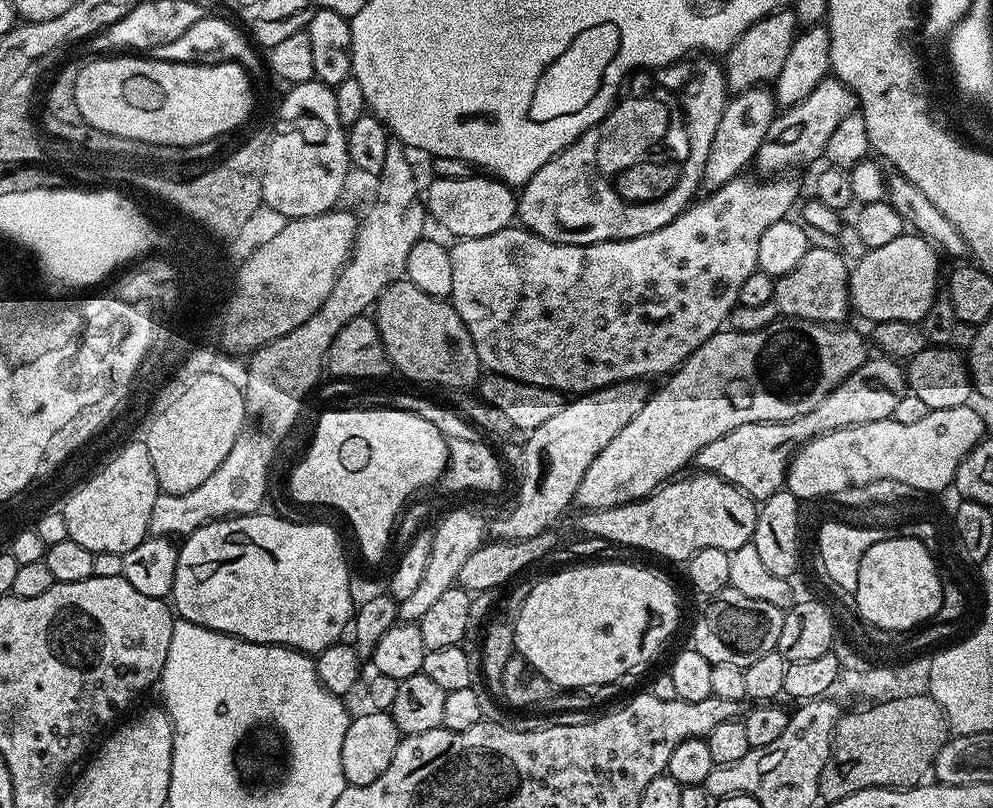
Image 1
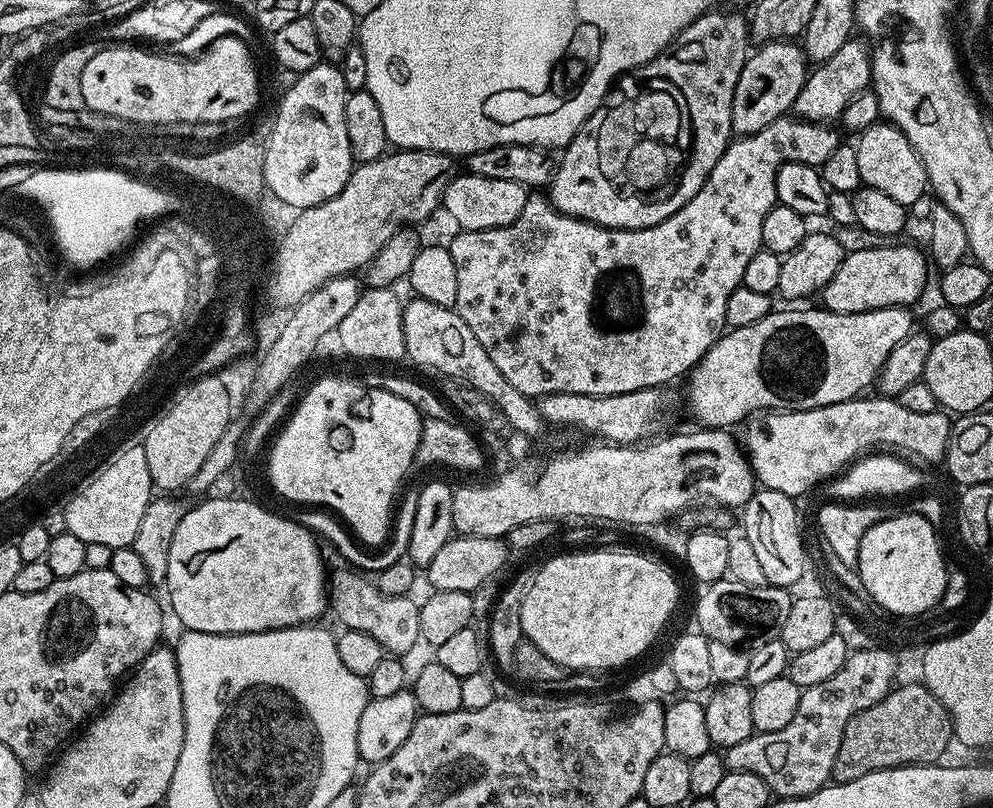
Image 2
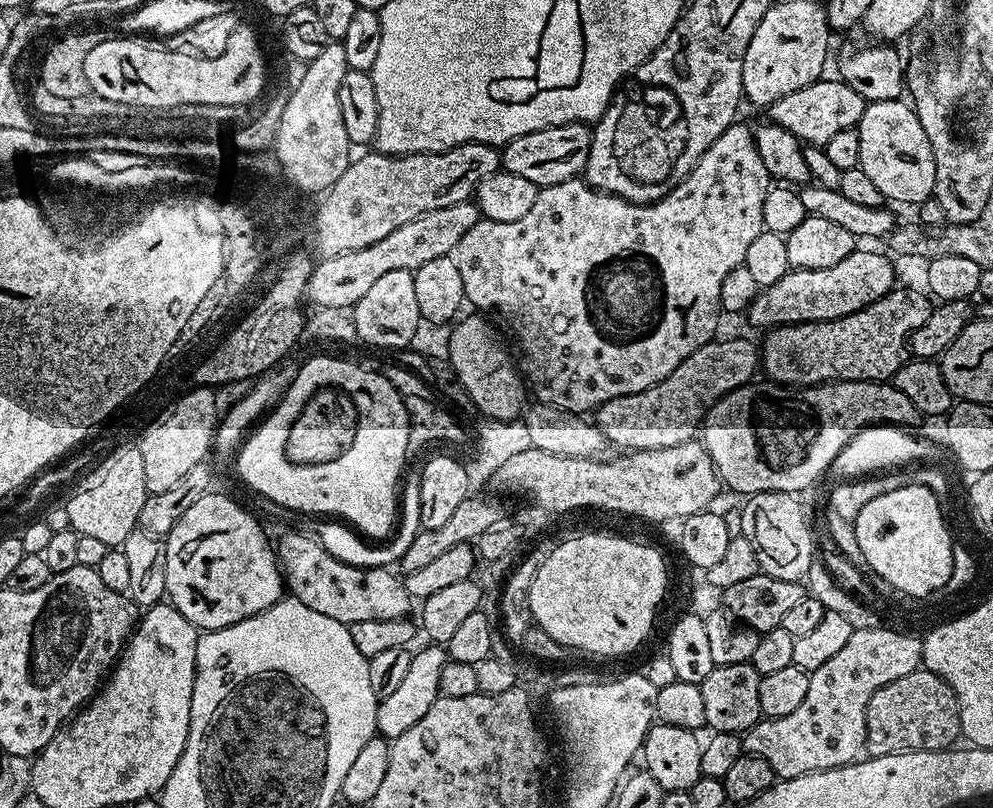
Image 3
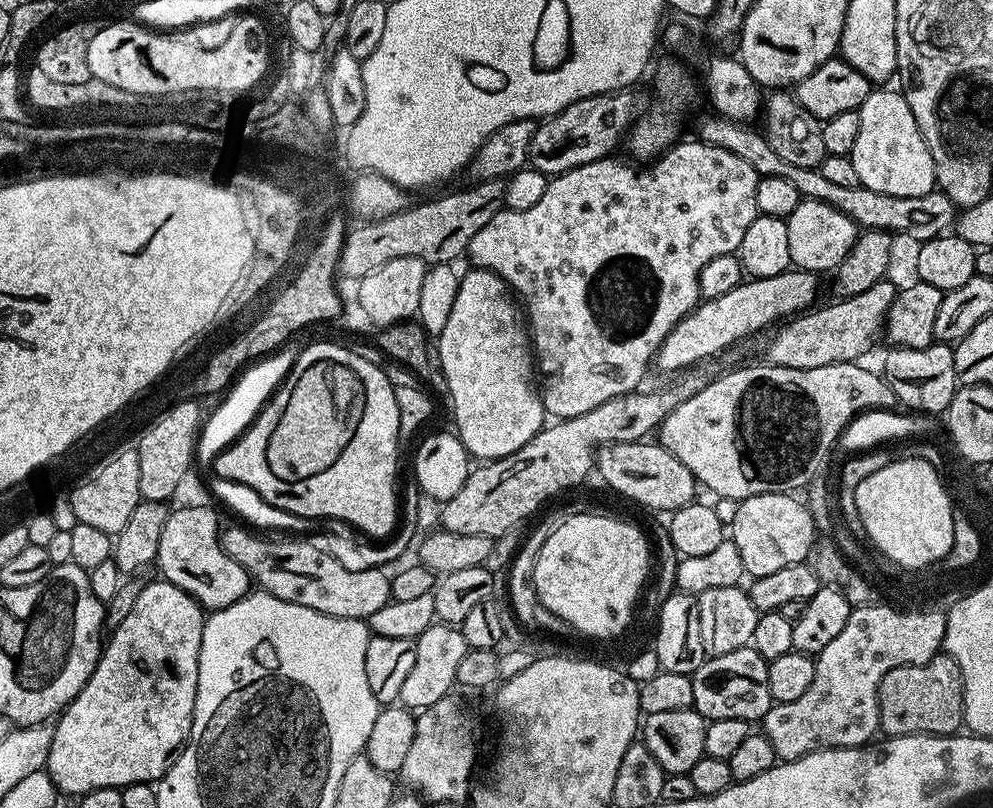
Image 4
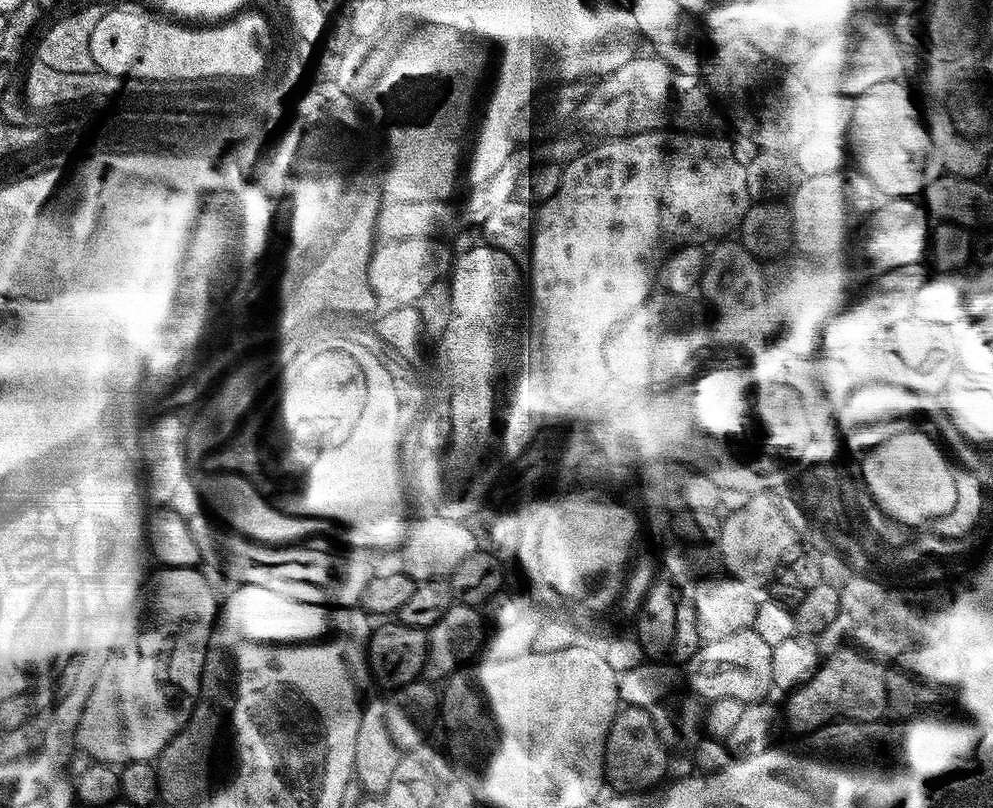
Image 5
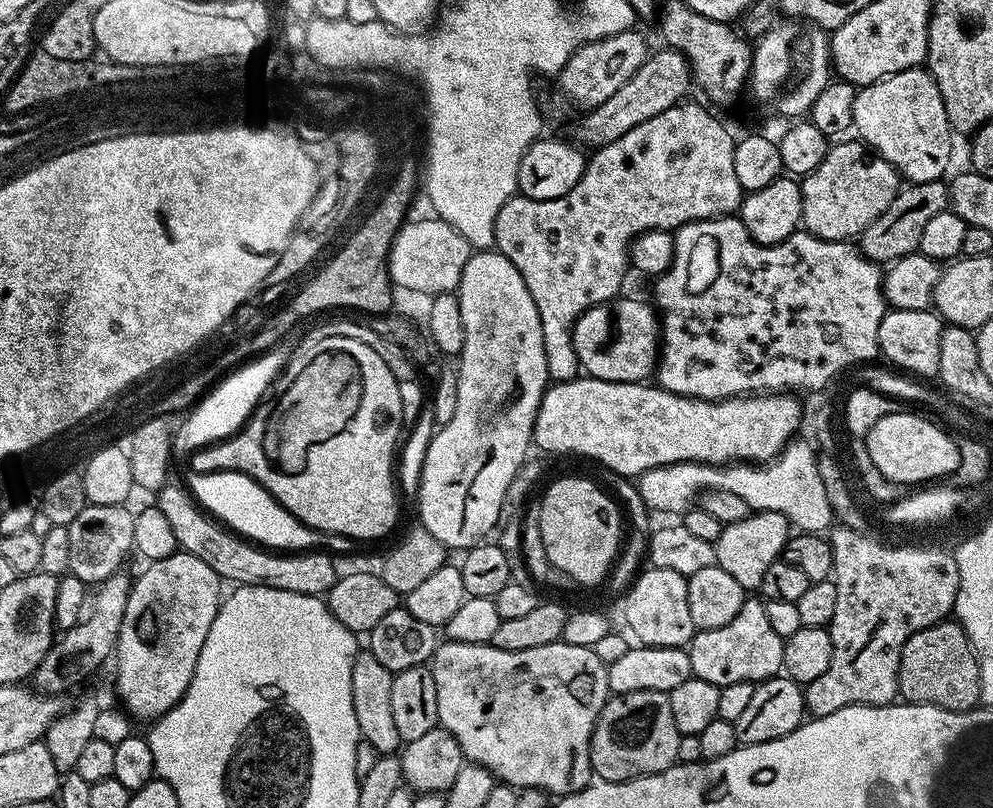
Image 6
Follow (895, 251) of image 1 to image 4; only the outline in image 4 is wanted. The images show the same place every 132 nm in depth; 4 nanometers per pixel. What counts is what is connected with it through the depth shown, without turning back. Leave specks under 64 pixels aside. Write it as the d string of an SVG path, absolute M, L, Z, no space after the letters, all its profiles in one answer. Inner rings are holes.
M789 270L782 274L774 274L774 278L745 279L738 286L734 286L734 290L729 290L726 294L722 294L722 298L704 300L697 304L689 316L682 318L678 322L678 326L674 326L672 333L664 339L662 346L656 351L655 367L657 369L660 367L664 372L672 372L671 374L679 373L681 370L690 368L693 365L711 361L716 358L719 352L726 351L731 344L736 344L739 340L744 340L747 336L752 336L755 332L762 331L763 328L768 327L775 320L782 322L787 318L811 309L817 303L816 291L820 288L820 284L816 280L819 279L815 272Z

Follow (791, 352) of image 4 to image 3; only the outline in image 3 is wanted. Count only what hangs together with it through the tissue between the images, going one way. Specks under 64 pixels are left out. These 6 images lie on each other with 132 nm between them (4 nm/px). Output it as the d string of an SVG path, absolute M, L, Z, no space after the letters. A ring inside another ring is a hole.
M713 339L690 354L662 382L629 396L608 400L595 409L595 427L620 450L662 450L693 439L709 408L727 392L749 383L758 372L758 348L748 340Z

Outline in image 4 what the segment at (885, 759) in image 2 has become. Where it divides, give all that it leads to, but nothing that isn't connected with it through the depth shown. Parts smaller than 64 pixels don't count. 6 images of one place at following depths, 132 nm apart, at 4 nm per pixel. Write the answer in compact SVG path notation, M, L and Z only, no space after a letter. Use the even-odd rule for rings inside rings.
M937 654L925 664L898 666L886 674L880 683L879 731L889 736L951 736L964 724L964 679L958 662L947 654Z

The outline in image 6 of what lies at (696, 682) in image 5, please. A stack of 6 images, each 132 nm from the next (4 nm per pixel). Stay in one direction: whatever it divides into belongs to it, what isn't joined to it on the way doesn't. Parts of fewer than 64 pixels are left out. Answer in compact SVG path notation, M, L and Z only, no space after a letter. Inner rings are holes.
M745 599L742 610L738 610L738 614L734 614L734 619L726 622L726 626L718 626L714 630L705 632L697 631L696 635L692 637L691 644L687 645L692 675L702 678L702 682L710 682L721 689L726 686L734 686L734 682L750 682L757 685L762 680L771 680L772 677L781 675L784 667L785 640L770 627L770 621L766 618L764 600L755 599Z

